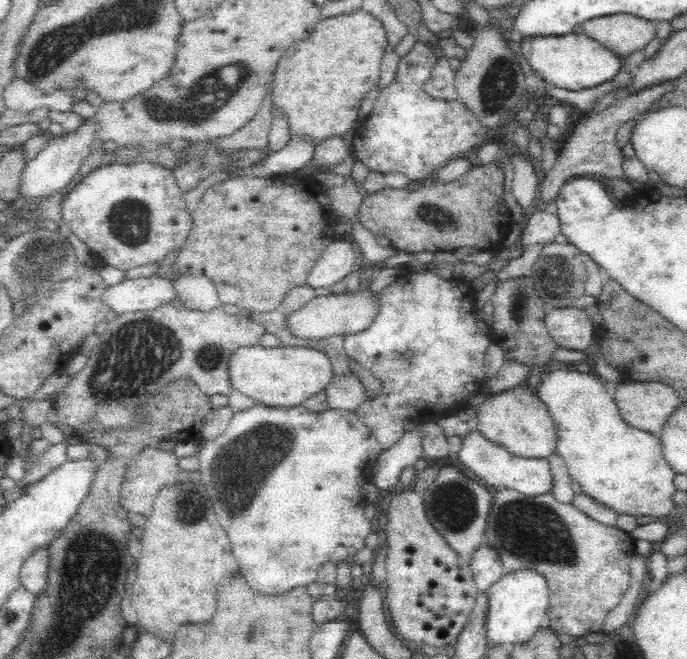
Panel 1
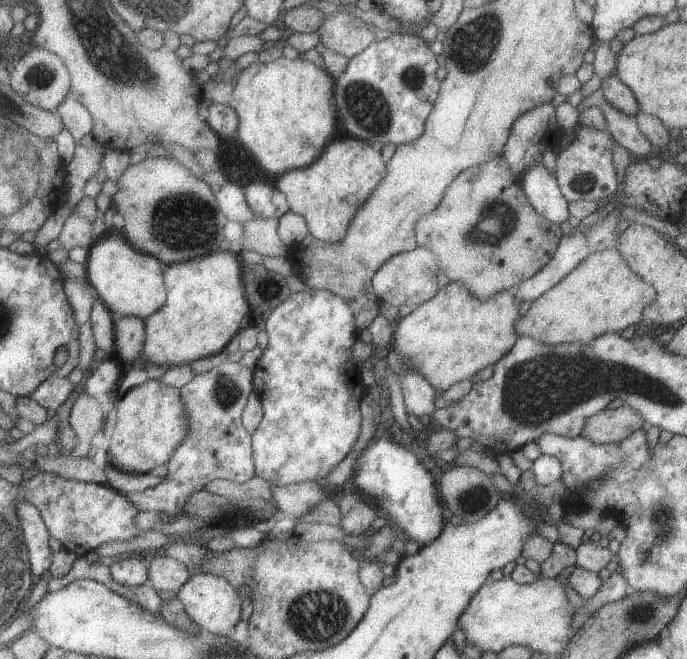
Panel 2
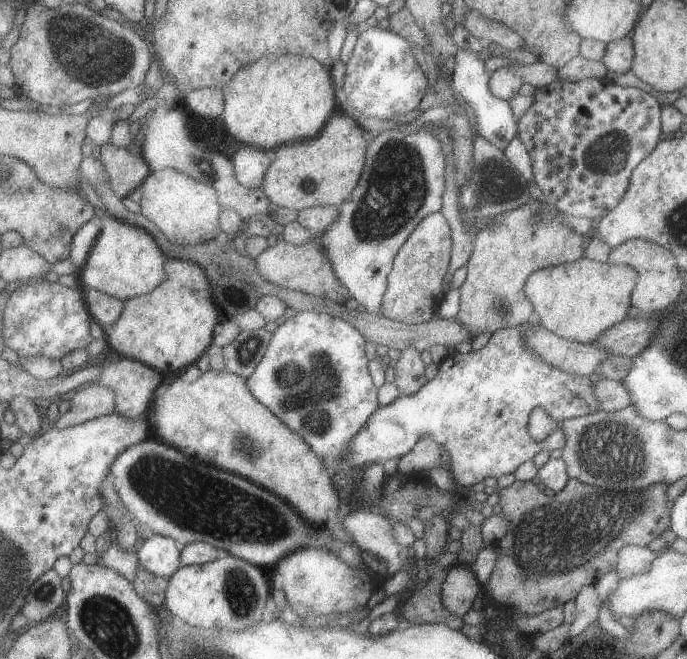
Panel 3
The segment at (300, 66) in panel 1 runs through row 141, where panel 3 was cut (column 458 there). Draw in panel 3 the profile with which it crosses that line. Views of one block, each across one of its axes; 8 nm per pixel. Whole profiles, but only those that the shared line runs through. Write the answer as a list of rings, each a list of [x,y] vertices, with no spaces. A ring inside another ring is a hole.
[[[532,198],[510,212],[492,217],[492,222],[475,235],[467,277],[459,288],[460,312],[455,316],[472,336],[494,333],[533,320],[535,308],[525,291],[528,276],[536,270],[574,262],[584,256],[590,238],[568,228],[562,220],[564,216],[566,214],[547,201],[538,202]]]

